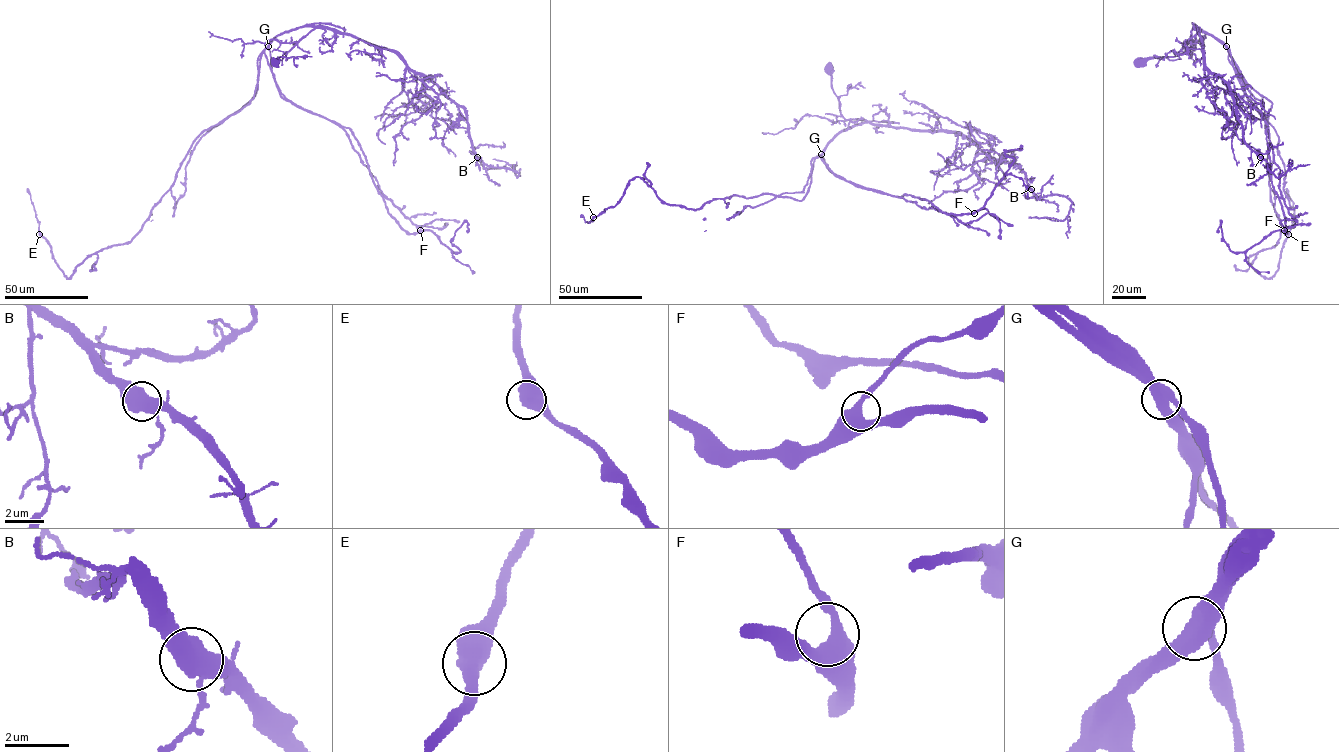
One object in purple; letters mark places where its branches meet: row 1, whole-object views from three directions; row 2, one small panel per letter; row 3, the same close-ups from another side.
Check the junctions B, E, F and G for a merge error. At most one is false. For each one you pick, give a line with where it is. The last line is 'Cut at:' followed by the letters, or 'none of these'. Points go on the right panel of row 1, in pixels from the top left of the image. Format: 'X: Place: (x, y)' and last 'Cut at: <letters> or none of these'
G: Place: (1226, 46)
Cut at: G

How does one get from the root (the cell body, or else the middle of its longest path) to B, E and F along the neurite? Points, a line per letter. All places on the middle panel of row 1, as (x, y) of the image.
B: (828, 68), (845, 119), (960, 132), (989, 157), (1018, 164), (1031, 189)
E: (828, 68), (841, 115), (868, 121), (815, 158), (803, 192), (695, 210), (636, 177), (593, 217)
F: (828, 68), (841, 115), (868, 121), (826, 146), (831, 172), (947, 214), (974, 213)

